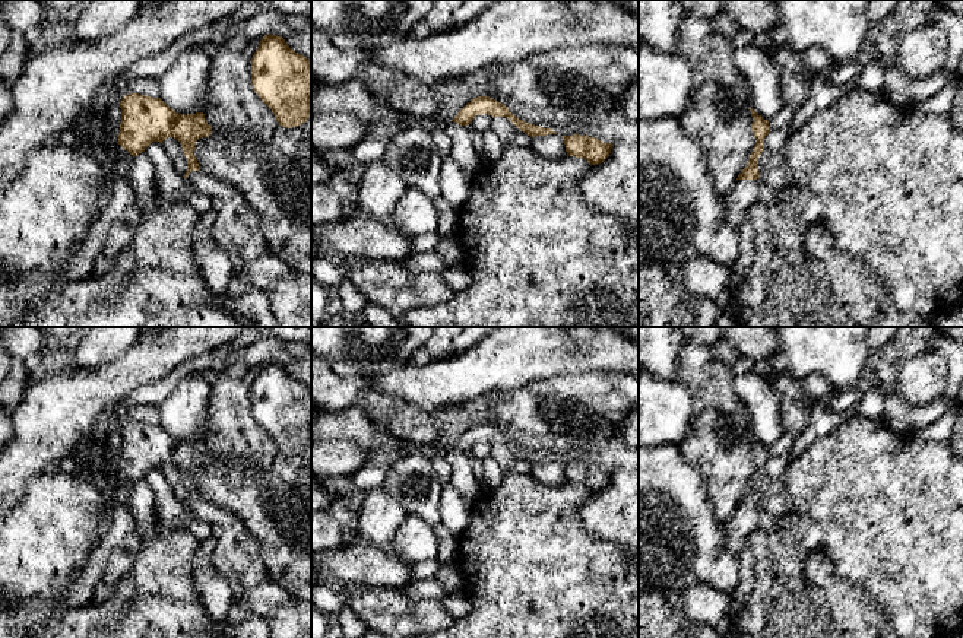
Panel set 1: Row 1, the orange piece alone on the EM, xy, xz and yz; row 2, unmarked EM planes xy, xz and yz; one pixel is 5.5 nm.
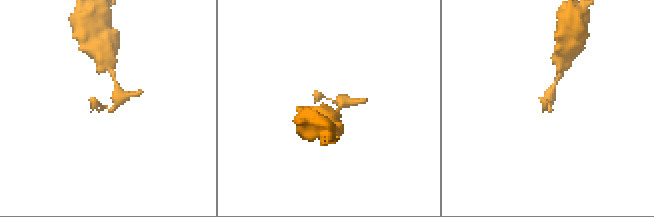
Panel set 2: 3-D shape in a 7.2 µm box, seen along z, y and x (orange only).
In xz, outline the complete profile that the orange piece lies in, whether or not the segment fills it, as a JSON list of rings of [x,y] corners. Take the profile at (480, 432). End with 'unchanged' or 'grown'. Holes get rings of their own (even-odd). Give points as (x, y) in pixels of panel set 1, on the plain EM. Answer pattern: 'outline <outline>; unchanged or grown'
outline [[[478,423],[473,425],[471,429],[468,429],[457,442],[452,447],[453,450],[457,450],[460,453],[468,453],[472,450],[472,447],[476,442],[491,442],[494,444],[506,444],[509,445],[520,458],[525,461],[535,464],[535,463],[548,463],[548,461],[557,461],[551,456],[544,456],[535,451],[529,451],[523,447],[519,447],[514,441],[509,438],[506,432],[501,429],[490,425],[490,423]]]; unchanged

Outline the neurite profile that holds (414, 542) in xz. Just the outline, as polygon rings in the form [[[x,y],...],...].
[[[408,514],[399,526],[389,550],[408,564],[431,561],[438,555],[438,540],[434,527],[418,515]]]

